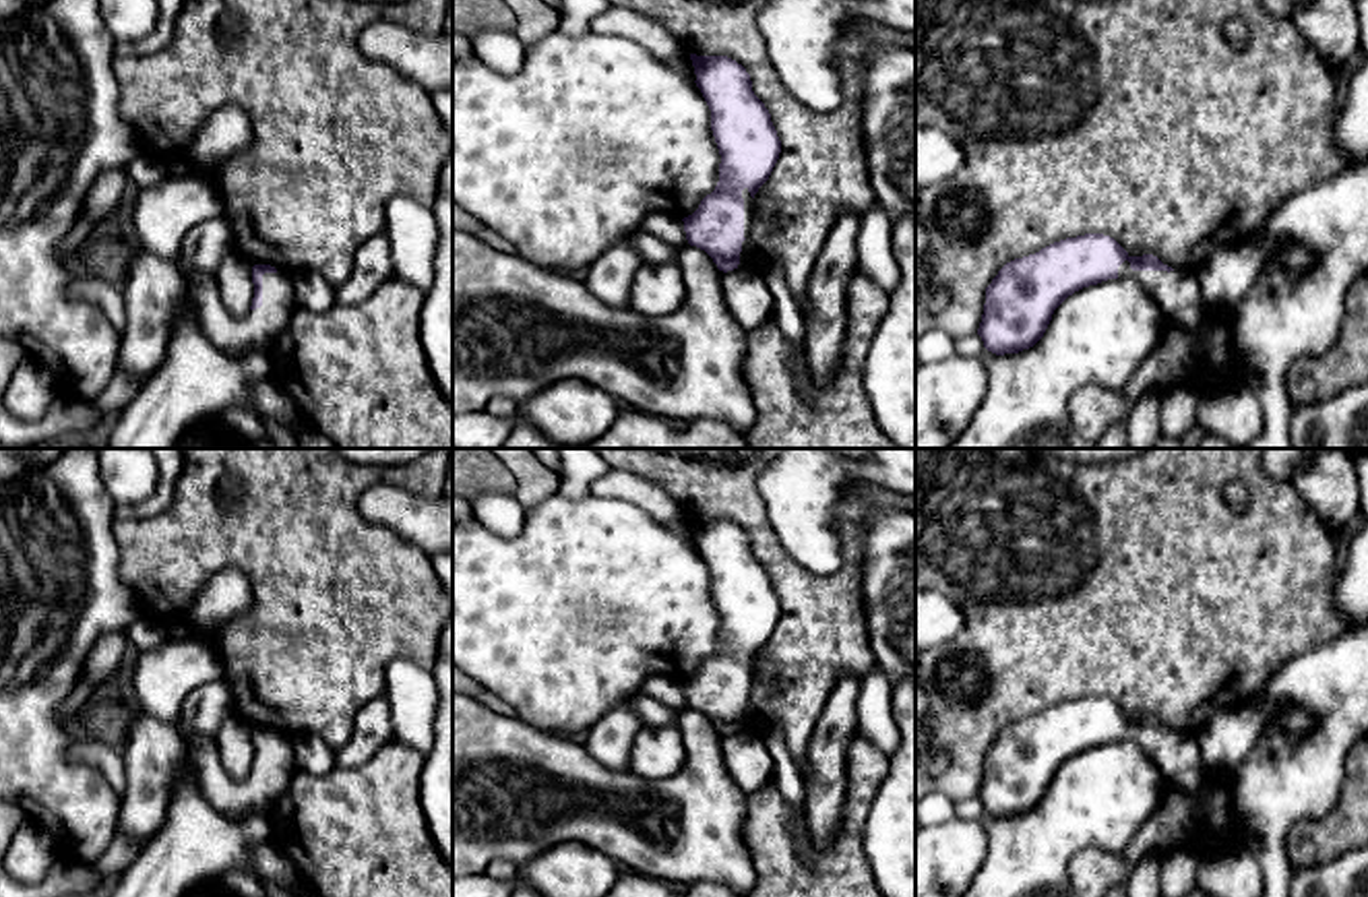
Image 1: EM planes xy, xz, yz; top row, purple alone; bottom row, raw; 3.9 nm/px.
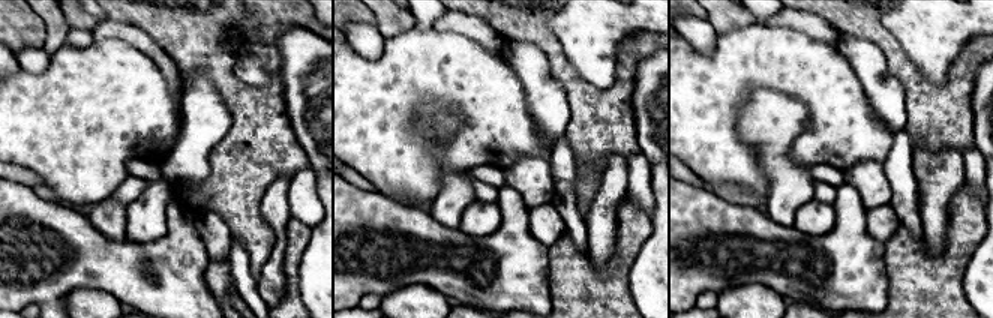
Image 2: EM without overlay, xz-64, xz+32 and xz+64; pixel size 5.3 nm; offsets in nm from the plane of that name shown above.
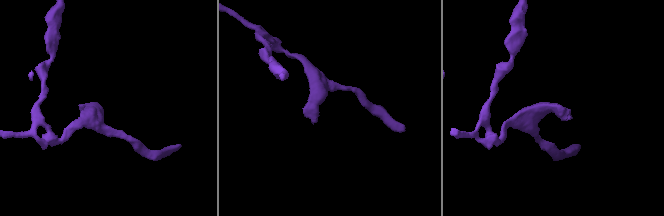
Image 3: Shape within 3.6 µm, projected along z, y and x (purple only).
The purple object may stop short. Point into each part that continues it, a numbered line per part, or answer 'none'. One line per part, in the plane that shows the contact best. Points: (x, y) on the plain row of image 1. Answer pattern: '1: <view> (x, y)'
1: xz (749, 666)

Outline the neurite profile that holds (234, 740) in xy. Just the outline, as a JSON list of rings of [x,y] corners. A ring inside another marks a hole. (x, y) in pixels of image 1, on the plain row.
[[[229,713],[215,736],[219,761],[225,773],[238,781],[246,779],[252,769],[252,730],[254,725],[246,723],[236,713]]]

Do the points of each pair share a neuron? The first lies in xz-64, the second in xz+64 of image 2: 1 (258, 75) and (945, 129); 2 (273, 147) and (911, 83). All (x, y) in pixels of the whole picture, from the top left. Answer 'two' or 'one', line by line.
1: two
2: one

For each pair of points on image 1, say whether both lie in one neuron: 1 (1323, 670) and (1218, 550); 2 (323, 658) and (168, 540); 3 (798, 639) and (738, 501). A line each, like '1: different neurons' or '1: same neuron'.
1: different neurons
2: same neuron
3: same neuron

